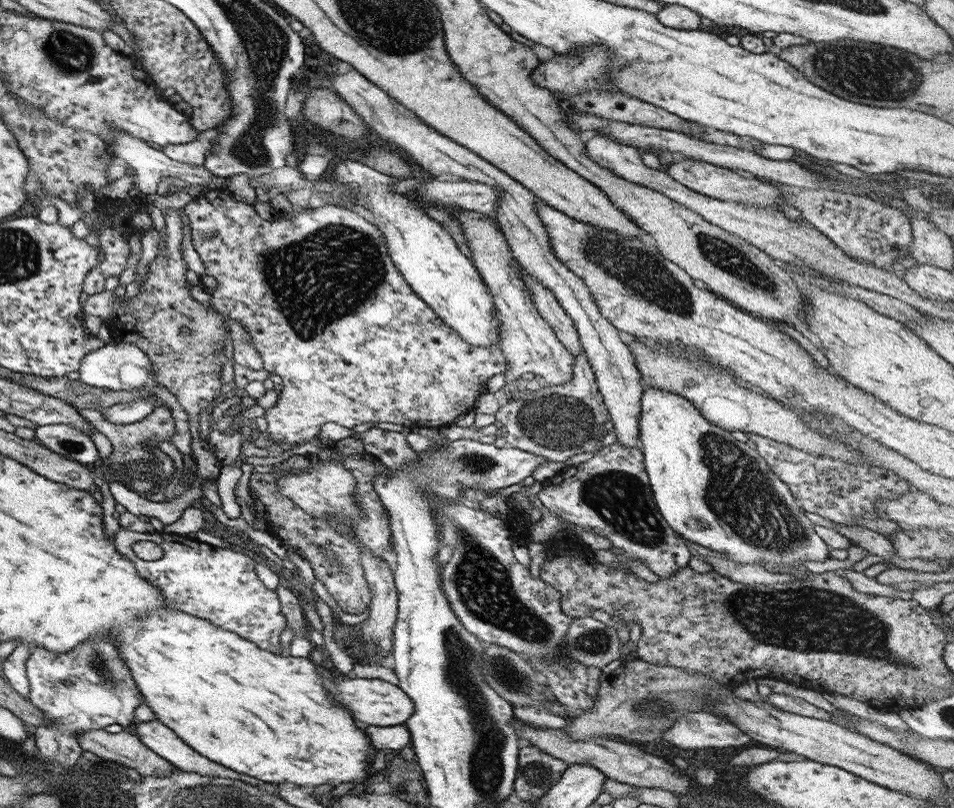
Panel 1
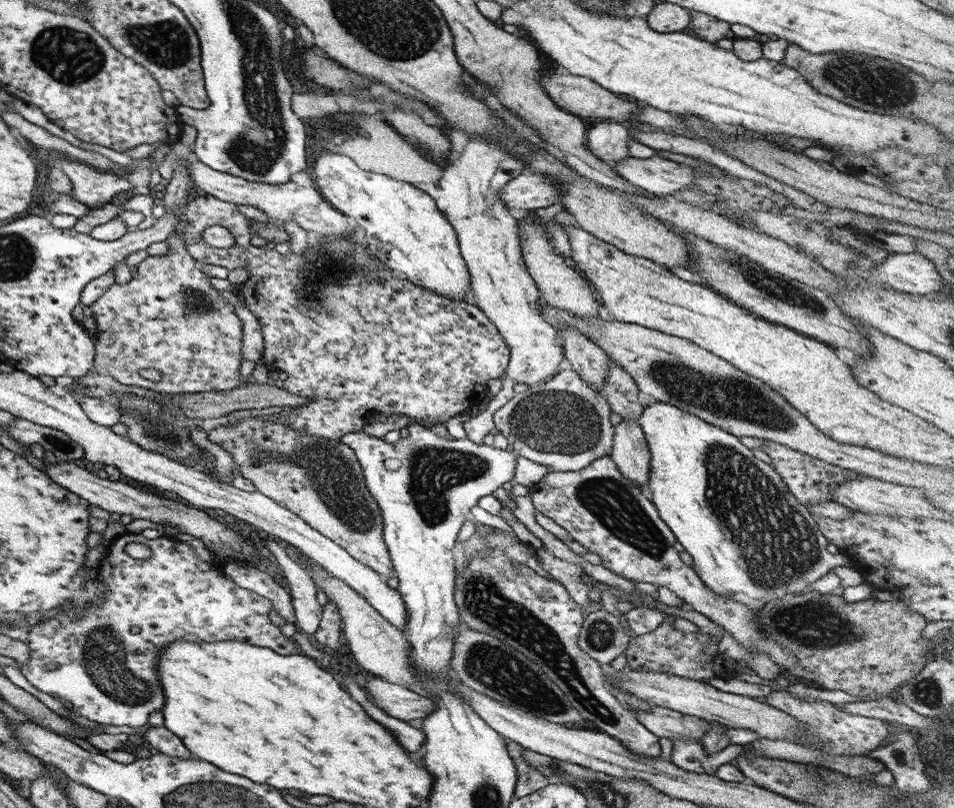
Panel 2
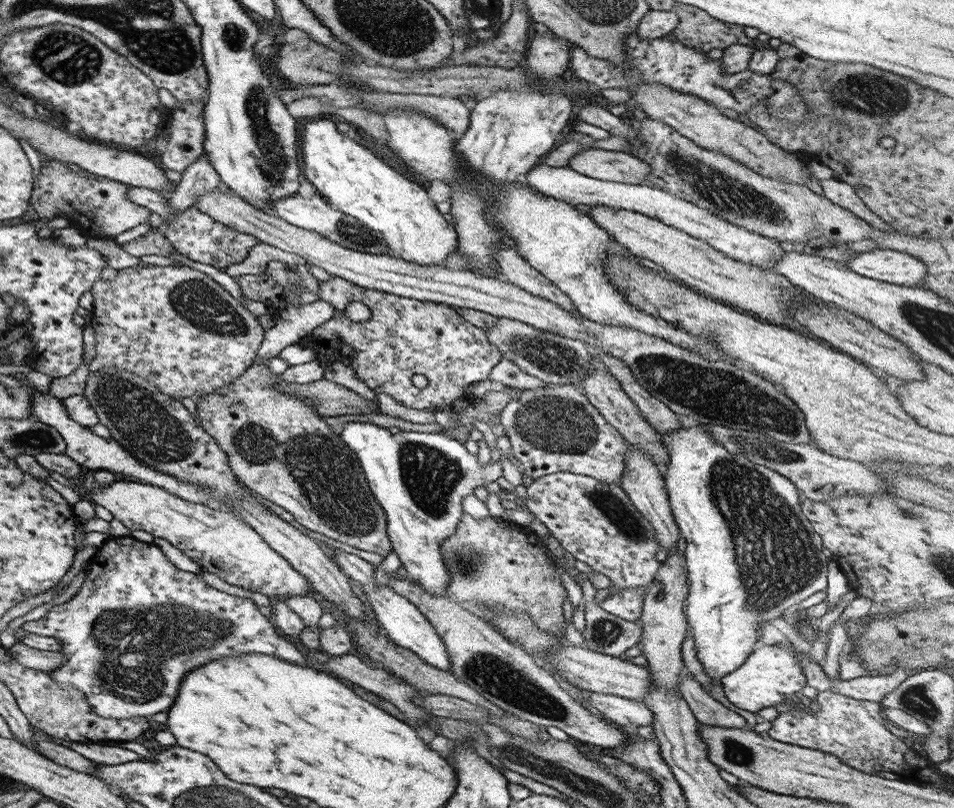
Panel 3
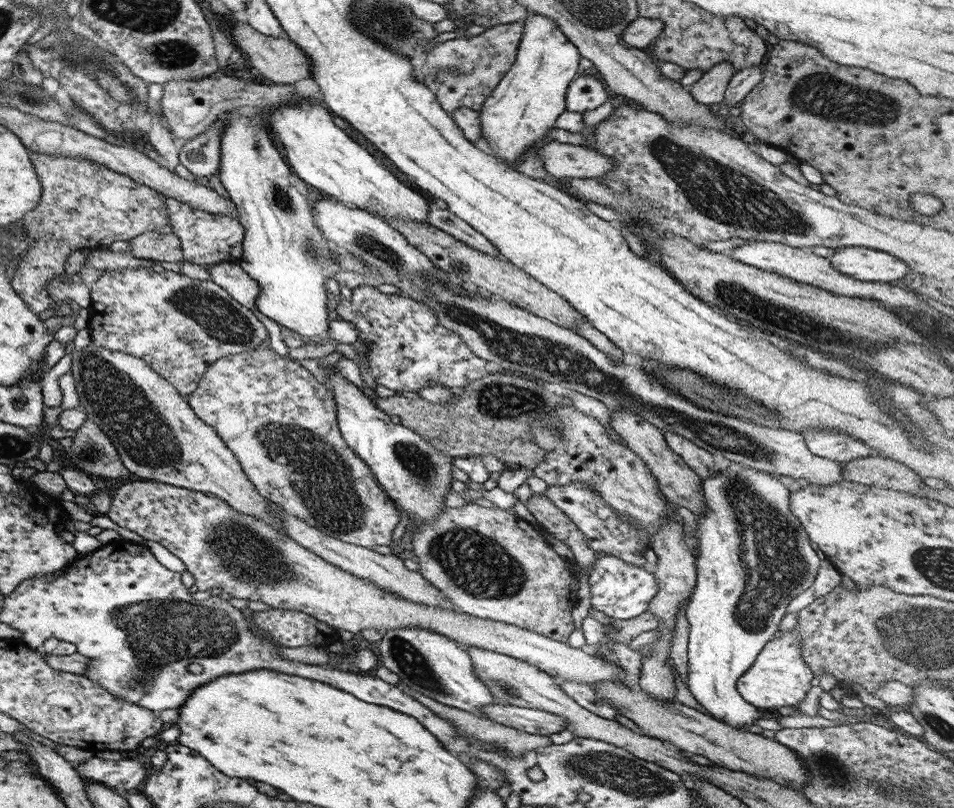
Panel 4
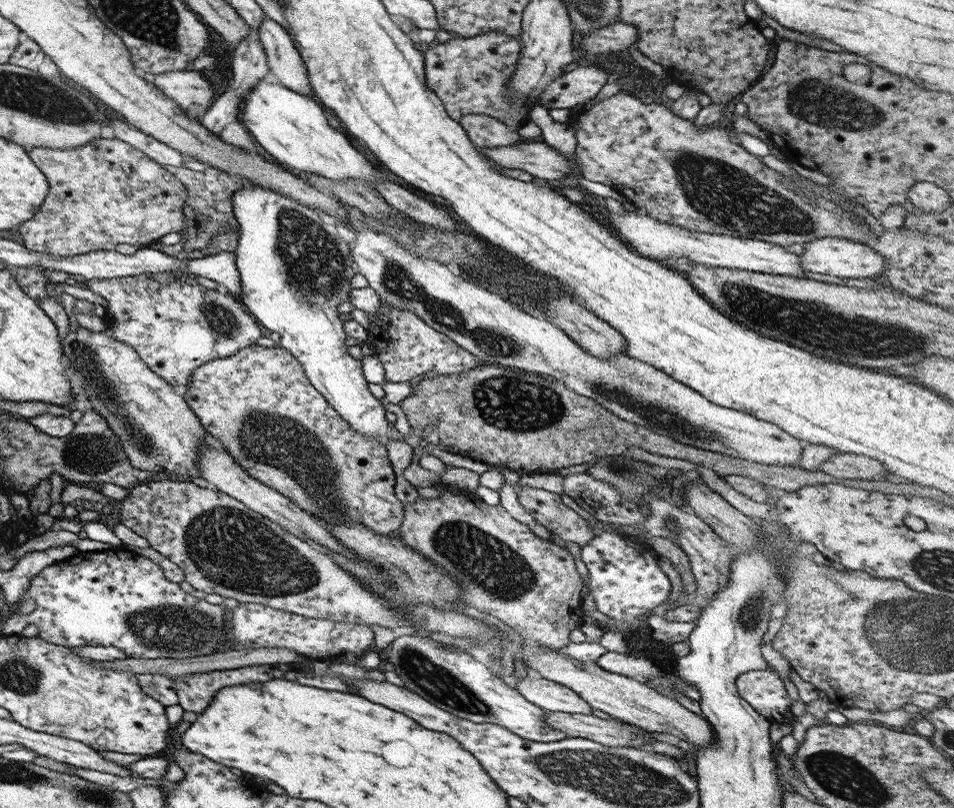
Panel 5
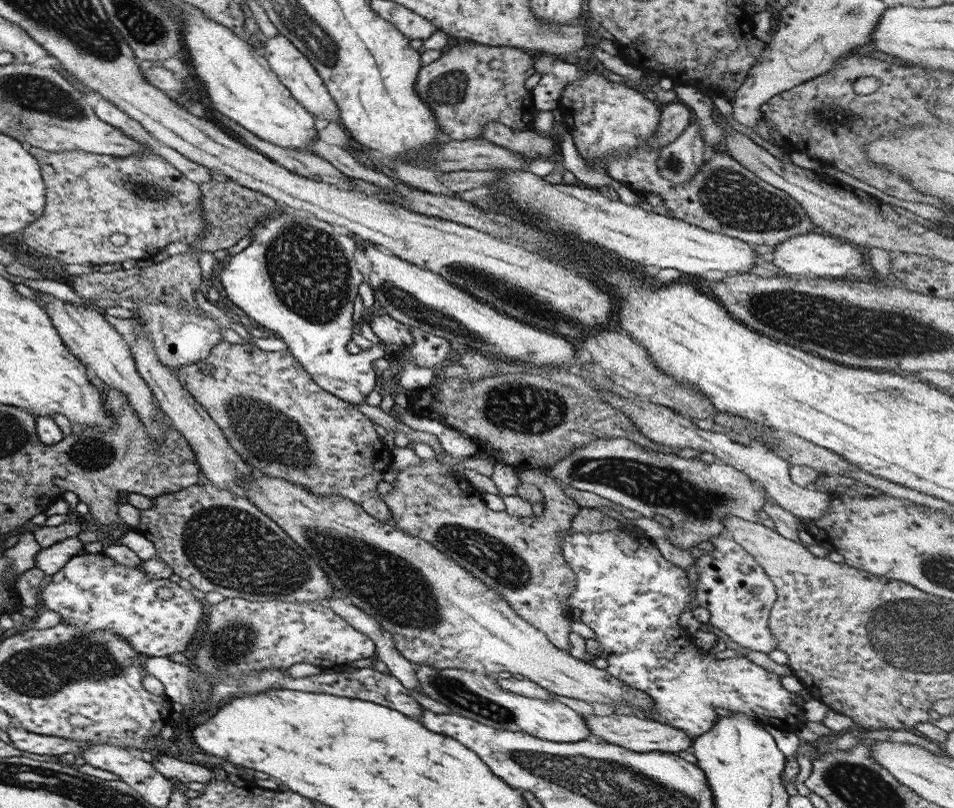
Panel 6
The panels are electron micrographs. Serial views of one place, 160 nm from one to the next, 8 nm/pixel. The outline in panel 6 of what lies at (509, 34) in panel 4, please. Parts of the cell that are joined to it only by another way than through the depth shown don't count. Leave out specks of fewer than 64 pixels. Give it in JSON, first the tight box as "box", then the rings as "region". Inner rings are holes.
{"box":[414,41,535,139],"region":[[[473,41],[459,42],[433,62],[421,66],[414,87],[421,100],[436,114],[446,139],[479,139],[483,125],[491,121],[500,122],[516,131],[529,131],[535,108],[530,91],[525,89],[525,79],[534,72],[533,61],[531,53],[515,47],[494,47]]]}

